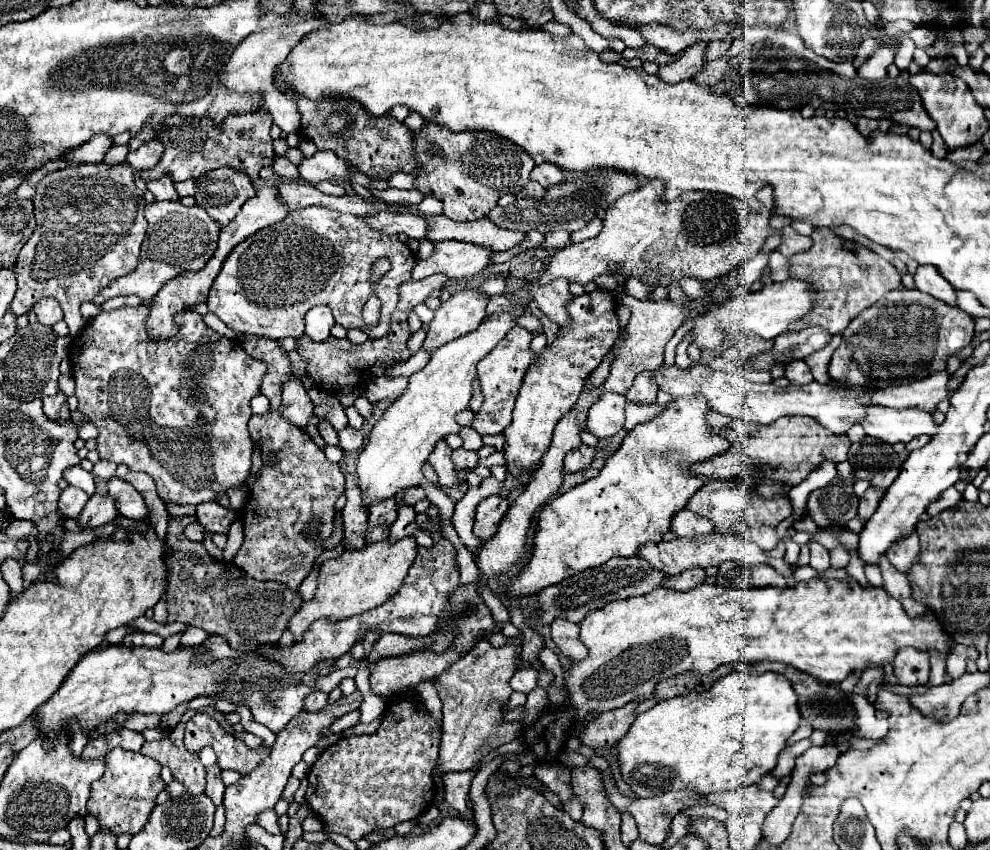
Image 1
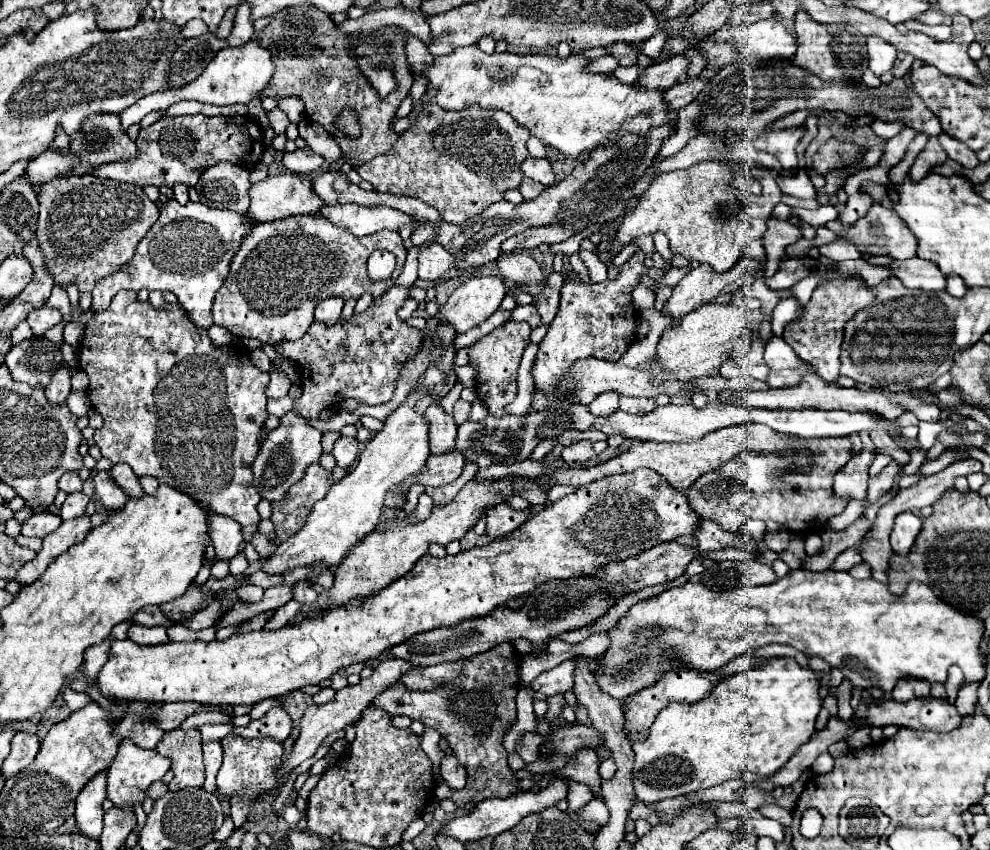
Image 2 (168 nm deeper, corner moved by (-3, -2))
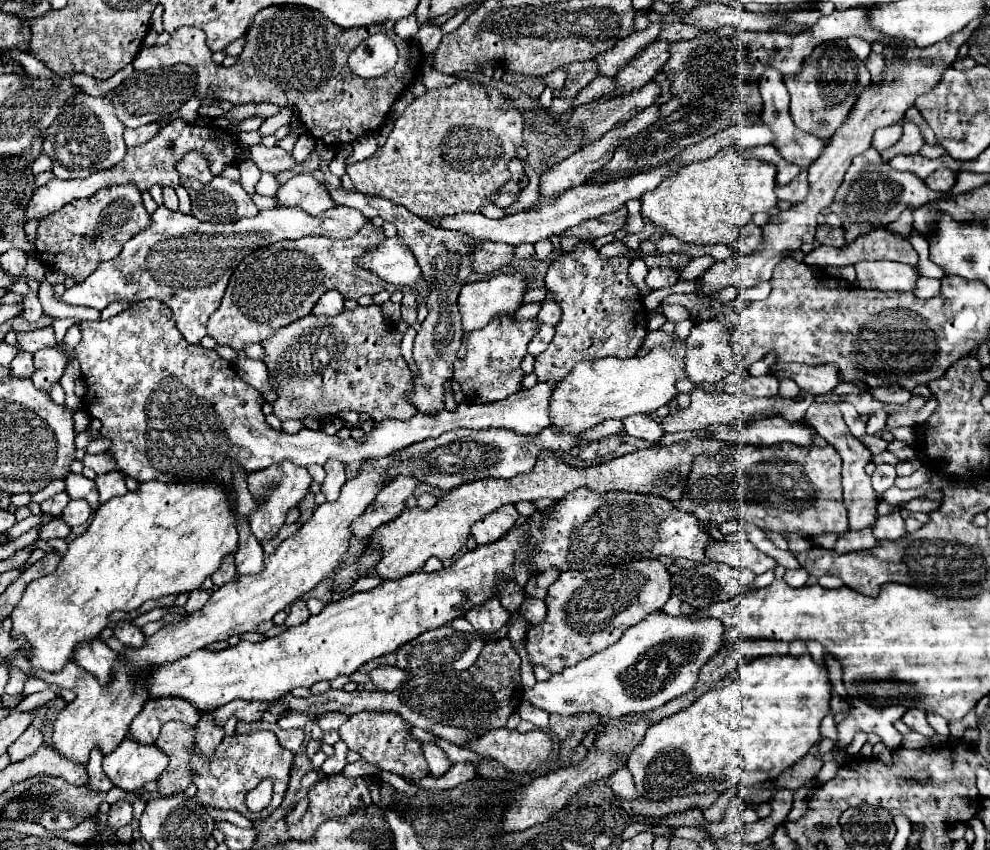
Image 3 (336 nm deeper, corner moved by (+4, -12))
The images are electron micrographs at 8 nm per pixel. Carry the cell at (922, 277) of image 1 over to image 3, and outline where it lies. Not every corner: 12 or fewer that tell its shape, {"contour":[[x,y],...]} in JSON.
{"contour":[[895,261],[853,265],[861,289],[913,293],[915,267]]}

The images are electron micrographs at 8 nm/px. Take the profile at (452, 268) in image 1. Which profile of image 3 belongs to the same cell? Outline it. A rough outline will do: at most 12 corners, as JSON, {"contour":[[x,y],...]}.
{"contour":[[397,235],[357,257],[387,283],[417,287],[421,269]]}

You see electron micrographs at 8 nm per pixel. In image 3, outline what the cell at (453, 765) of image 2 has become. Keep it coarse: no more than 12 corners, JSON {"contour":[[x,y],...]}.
{"contour":[[433,741],[423,743],[423,757],[433,777],[453,763]]}

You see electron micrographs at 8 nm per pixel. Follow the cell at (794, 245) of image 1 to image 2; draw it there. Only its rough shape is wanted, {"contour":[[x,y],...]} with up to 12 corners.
{"contour":[[768,221],[764,276],[776,273],[786,247],[802,239],[800,227]]}

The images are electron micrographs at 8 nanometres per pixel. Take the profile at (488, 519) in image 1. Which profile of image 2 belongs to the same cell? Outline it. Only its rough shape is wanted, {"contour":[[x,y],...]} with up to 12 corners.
{"contour":[[506,503],[488,507],[486,535],[492,539],[516,531],[526,515]]}

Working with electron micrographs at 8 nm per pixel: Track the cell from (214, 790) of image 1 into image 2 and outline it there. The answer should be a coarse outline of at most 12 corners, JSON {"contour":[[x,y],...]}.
{"contour":[[220,741],[202,745],[206,781],[204,789],[216,793],[216,773],[222,765]]}

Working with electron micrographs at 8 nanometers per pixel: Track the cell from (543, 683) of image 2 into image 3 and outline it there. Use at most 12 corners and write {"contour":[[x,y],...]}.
{"contour":[[663,611],[523,693],[559,715],[645,713],[695,687],[703,633]]}

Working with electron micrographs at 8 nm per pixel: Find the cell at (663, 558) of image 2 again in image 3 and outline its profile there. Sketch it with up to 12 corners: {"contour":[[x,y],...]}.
{"contour":[[657,559],[561,573],[529,663],[561,673],[671,595]]}

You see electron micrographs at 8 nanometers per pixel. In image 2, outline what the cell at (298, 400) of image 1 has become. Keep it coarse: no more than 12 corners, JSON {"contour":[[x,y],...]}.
{"contour":[[296,409],[252,461],[254,485],[280,501],[322,455],[322,433]]}

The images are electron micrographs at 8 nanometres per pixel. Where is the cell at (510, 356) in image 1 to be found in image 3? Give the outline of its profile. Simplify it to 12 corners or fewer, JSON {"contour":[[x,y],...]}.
{"contour":[[493,317],[465,333],[453,379],[467,401],[521,389],[537,319]]}

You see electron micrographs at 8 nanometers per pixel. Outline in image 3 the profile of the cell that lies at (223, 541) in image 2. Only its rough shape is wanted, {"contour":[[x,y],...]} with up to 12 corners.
{"contour":[[225,557],[221,567],[211,575],[221,587],[237,575],[233,557]]}

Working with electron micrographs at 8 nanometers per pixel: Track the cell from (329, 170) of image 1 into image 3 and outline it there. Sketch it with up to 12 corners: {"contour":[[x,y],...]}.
{"contour":[[251,147],[251,161],[267,173],[295,169],[281,147]]}

